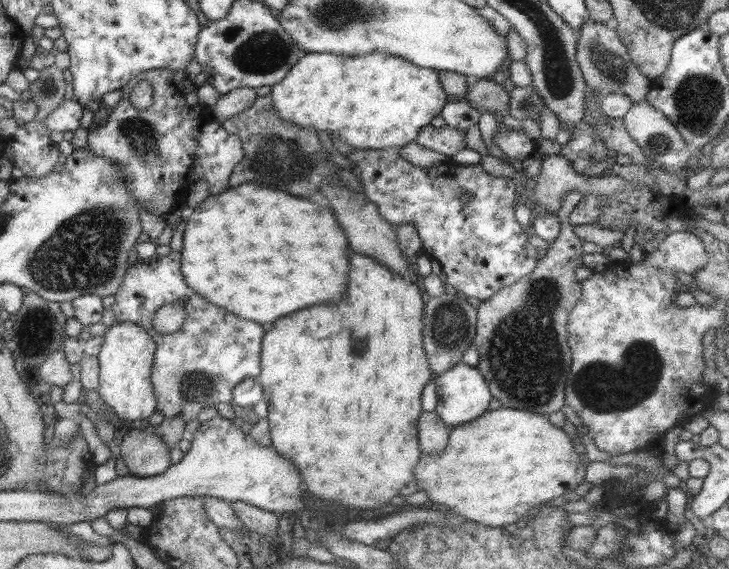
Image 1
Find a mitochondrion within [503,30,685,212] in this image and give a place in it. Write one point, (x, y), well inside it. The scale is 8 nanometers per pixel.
(611, 65)

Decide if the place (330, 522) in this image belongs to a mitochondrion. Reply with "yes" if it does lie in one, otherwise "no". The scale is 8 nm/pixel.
no

